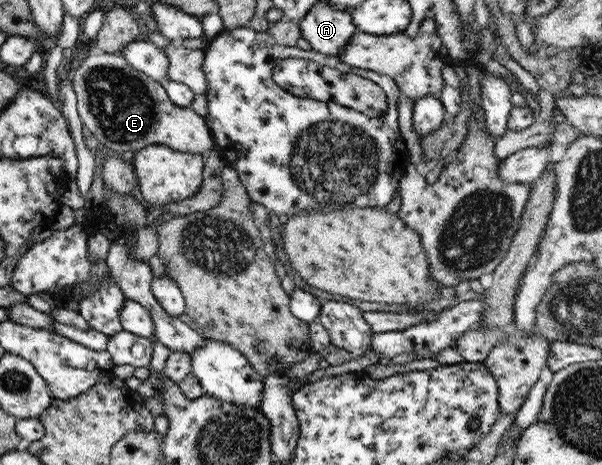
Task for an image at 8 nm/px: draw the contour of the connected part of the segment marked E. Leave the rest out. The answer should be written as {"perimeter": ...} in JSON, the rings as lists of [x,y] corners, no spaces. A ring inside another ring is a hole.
{"perimeter":[[[94,51],[81,60],[69,78],[75,94],[75,109],[82,125],[90,131],[100,146],[113,151],[114,155],[127,156],[152,144],[168,146],[178,152],[200,155],[205,155],[214,148],[214,139],[204,118],[189,107],[176,106],[168,98],[163,83],[156,82],[143,72],[132,68],[120,54]]]}

